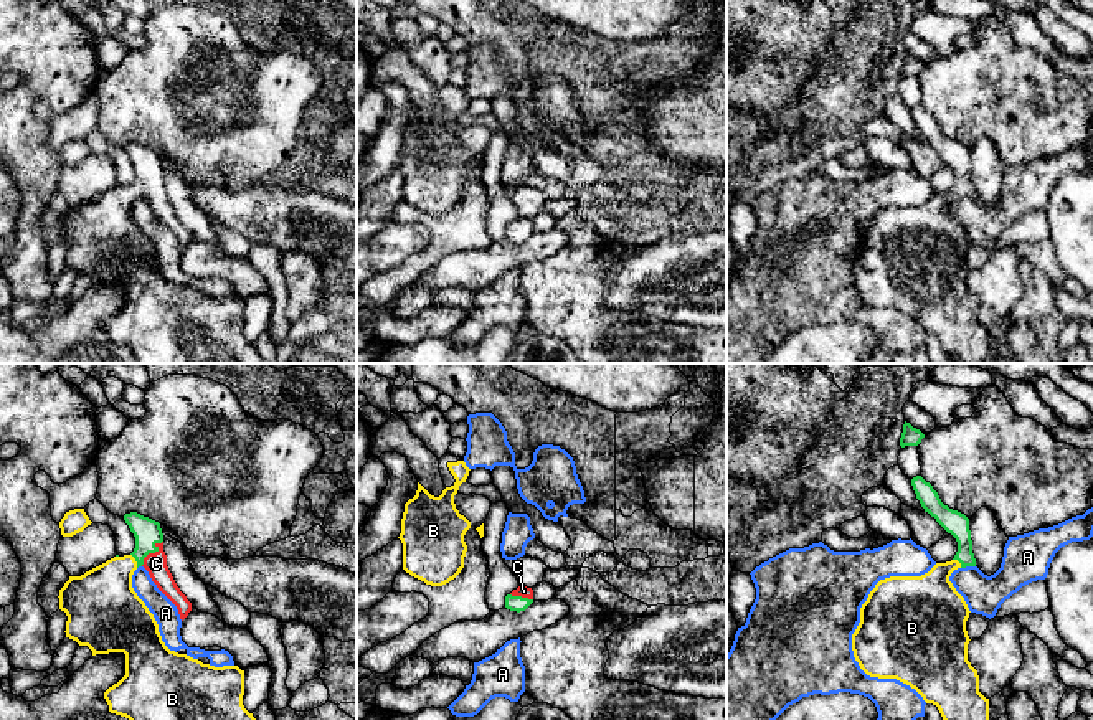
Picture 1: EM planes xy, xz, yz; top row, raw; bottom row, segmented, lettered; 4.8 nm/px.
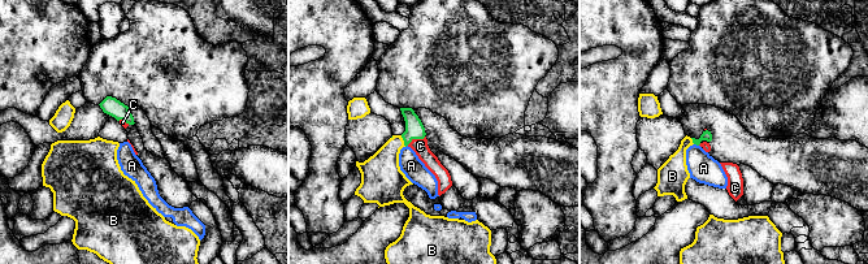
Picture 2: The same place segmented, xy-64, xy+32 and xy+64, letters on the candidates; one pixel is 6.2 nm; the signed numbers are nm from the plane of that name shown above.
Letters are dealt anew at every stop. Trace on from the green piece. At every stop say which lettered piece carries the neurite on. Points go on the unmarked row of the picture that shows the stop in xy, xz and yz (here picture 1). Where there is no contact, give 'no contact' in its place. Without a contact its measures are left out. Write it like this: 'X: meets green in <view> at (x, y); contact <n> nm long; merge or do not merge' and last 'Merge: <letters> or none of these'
A: meets green in yz at (968, 195); contact 70 nm long; do not merge
B: meets green in xy at (136, 190); contact 80 nm long; merge
C: meets green in xy at (151, 182); contact 170 nm long; merge
Merge: B, C

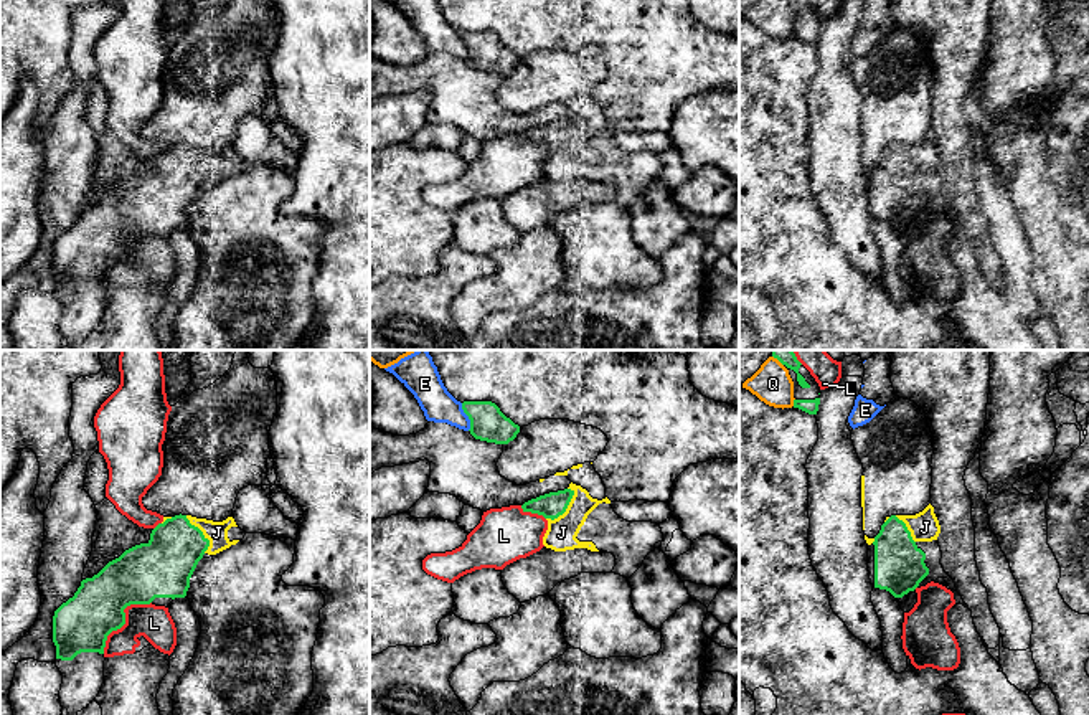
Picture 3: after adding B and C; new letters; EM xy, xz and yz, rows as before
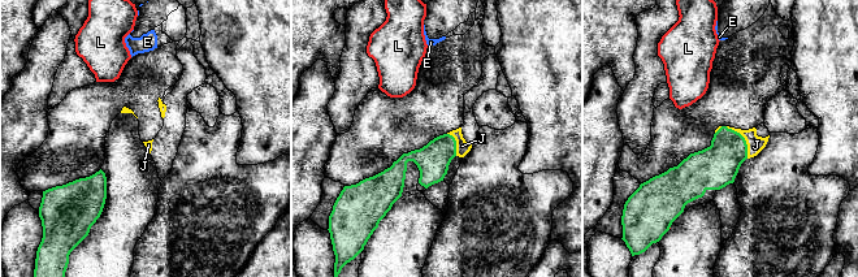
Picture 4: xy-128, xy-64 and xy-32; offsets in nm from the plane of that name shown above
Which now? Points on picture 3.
E: meets green in xz at (467, 45); contact 140 nm long; do not merge
J: meets green in xz at (566, 137); contact 200 nm long; merge
L: meets green in xy at (124, 250); contact 340 nm long; do not merge
Q: meets green in yz at (794, 32); contact 40 nm long; do not merge
Merge: J

